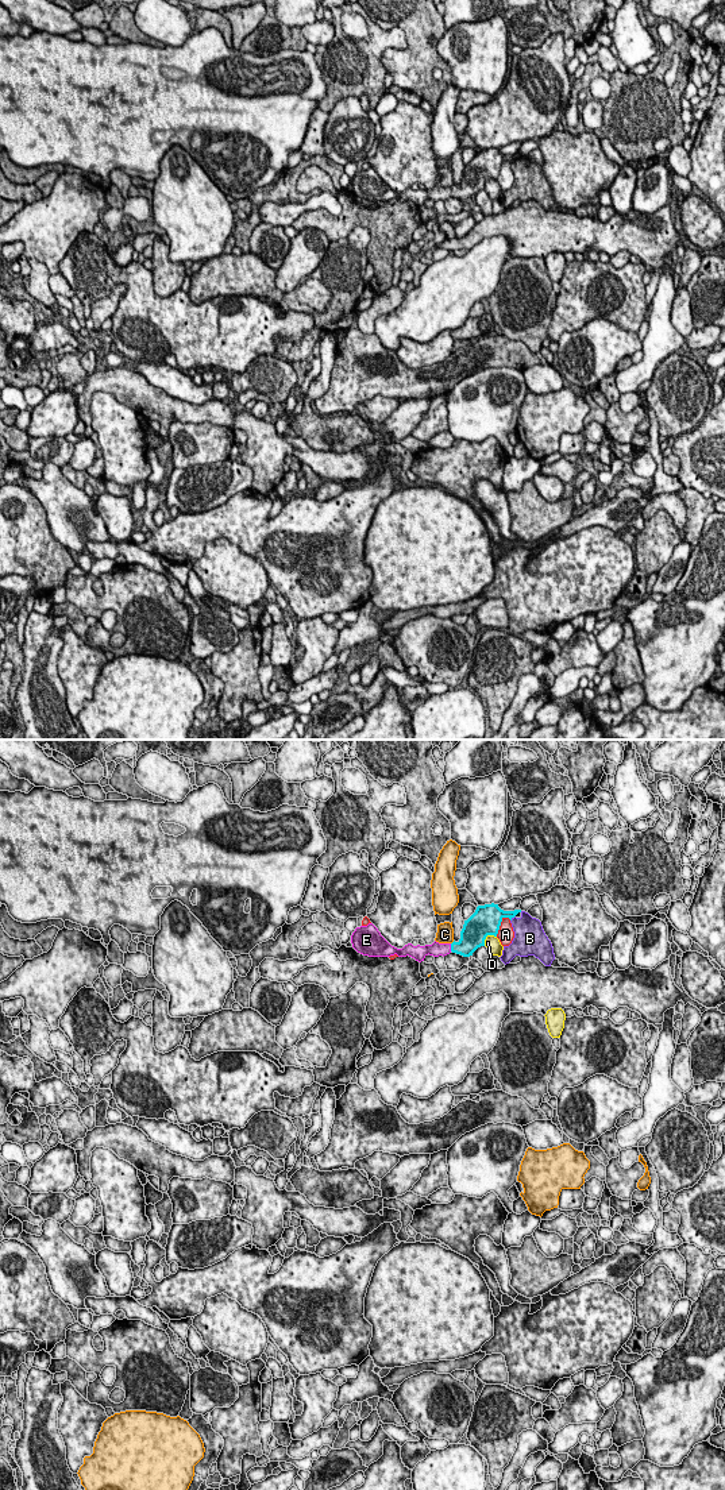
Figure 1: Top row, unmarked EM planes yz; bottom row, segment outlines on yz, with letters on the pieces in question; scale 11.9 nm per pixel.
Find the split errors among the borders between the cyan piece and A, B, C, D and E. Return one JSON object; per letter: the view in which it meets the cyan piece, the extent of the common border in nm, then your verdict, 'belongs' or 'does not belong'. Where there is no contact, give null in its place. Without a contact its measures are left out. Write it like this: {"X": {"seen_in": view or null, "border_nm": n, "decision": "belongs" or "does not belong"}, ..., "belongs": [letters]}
{"A": {"seen_in": "yz", "border_nm": 280, "decision": "does not belong"}, "B": {"seen_in": "yz", "border_nm": 100, "decision": "does not belong"}, "C": {"seen_in": "yz", "border_nm": 60, "decision": "does not belong"}, "D": {"seen_in": "yz", "border_nm": 200, "decision": "does not belong"}, "E": {"seen_in": "yz", "border_nm": 100, "decision": "belongs"}, "belongs": ["E"]}

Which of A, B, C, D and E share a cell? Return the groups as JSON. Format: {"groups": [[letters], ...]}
{"groups": [["A"], ["B"], ["C"], ["D"], ["E"]]}

